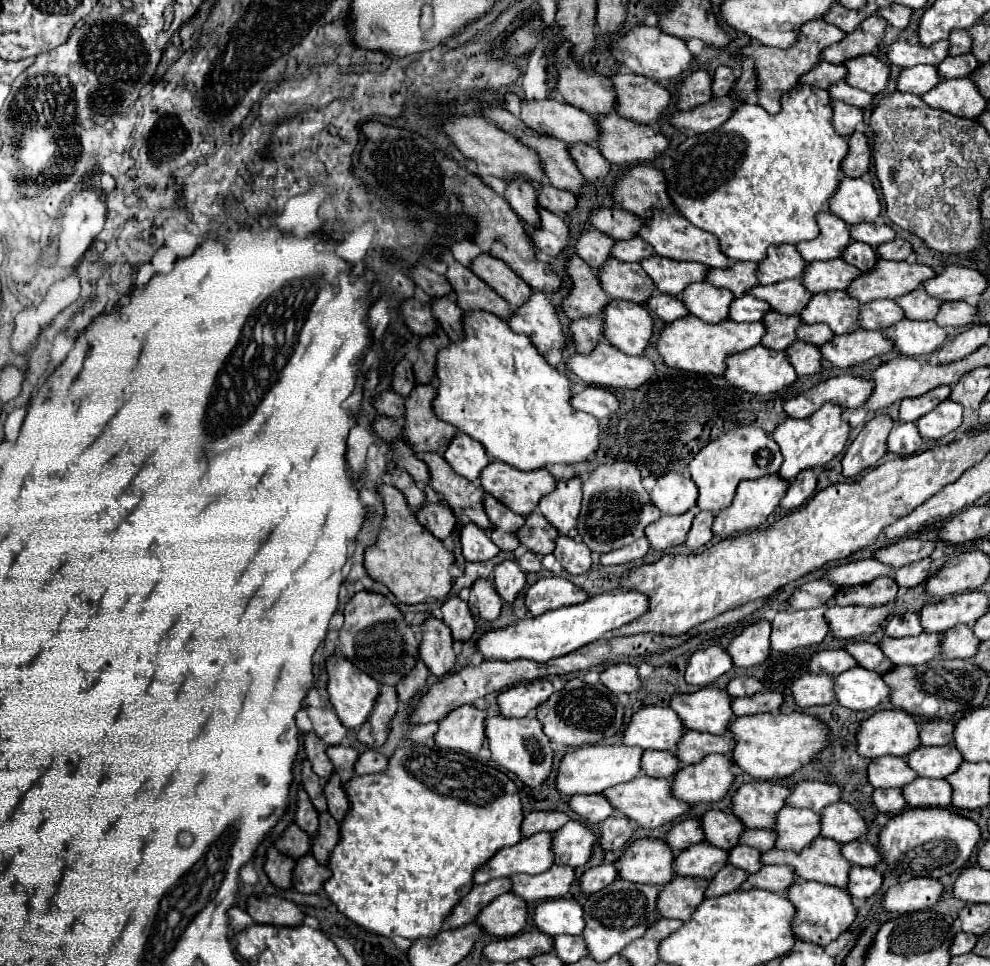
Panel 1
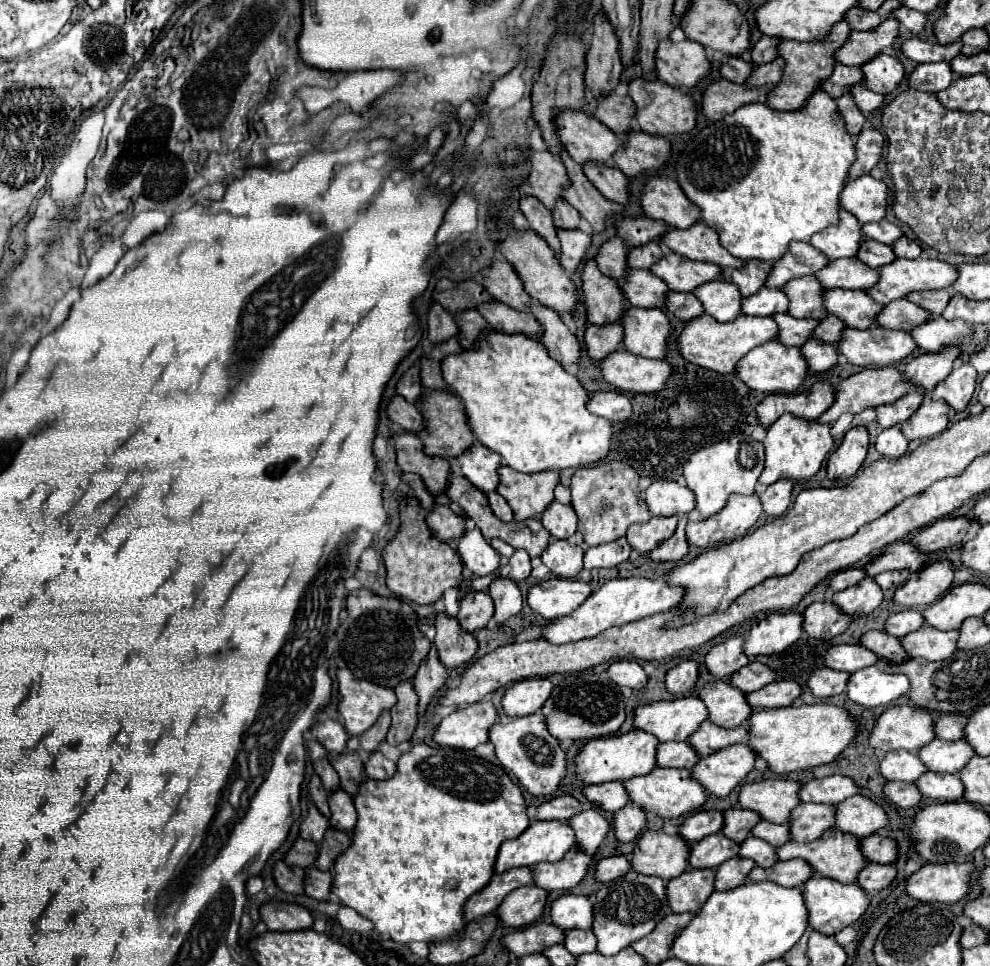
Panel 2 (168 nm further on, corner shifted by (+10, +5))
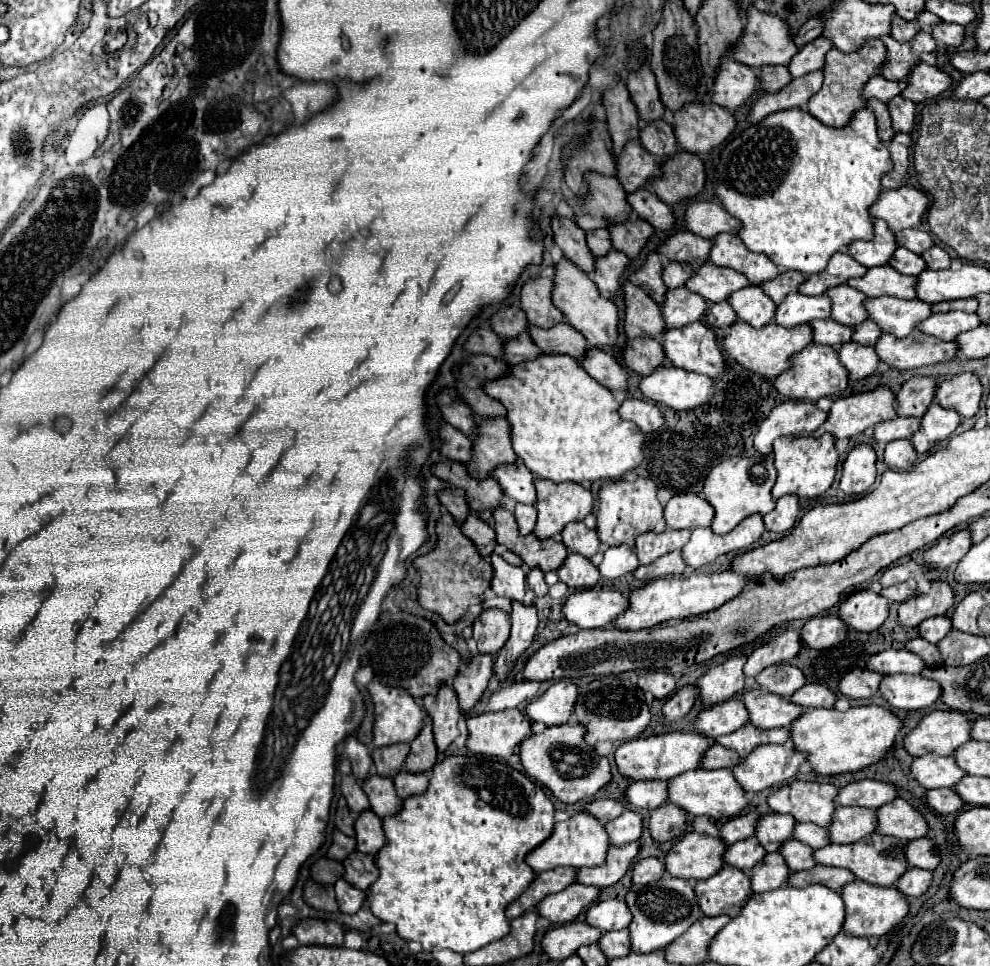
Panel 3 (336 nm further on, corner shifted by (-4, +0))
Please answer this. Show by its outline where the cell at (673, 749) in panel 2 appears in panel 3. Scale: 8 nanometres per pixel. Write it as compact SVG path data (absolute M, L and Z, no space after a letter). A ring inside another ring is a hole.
M717 743L713 747L709 747L703 753L703 761L699 763L701 769L723 769L723 767L733 767L735 763L739 763L739 755L735 755L735 751L727 749L727 747L719 747Z

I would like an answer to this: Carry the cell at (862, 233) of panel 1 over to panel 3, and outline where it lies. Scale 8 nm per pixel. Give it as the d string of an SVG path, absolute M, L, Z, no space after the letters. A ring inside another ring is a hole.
M905 229L905 231L899 231L895 235L897 243L917 255L921 255L925 249L929 249L933 245L933 239L929 233L921 231L921 229Z

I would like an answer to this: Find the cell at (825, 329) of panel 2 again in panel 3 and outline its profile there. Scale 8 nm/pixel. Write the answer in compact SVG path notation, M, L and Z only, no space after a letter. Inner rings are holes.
M871 319L859 323L855 329L853 329L853 335L851 335L851 341L855 343L861 343L861 345L875 345L875 339L881 335L879 327L875 327L875 323Z

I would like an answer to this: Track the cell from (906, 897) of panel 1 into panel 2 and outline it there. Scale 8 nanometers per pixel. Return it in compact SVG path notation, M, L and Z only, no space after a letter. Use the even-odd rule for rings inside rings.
M973 862L927 864L907 878L907 892L911 898L921 902L955 904L971 892L969 880L973 872Z

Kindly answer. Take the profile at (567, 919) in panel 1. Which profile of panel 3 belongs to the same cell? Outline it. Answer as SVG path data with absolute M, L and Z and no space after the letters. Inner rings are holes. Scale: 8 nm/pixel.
M609 899L591 905L585 913L585 921L601 931L625 929L627 923L631 923L631 913L627 911L627 905L623 901Z

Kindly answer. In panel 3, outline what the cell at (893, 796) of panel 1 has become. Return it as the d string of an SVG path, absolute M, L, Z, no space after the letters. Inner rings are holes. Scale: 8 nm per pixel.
M931 789L925 795L925 801L931 809L937 813L957 813L963 809L963 801L959 801L959 795L955 795L953 789Z

